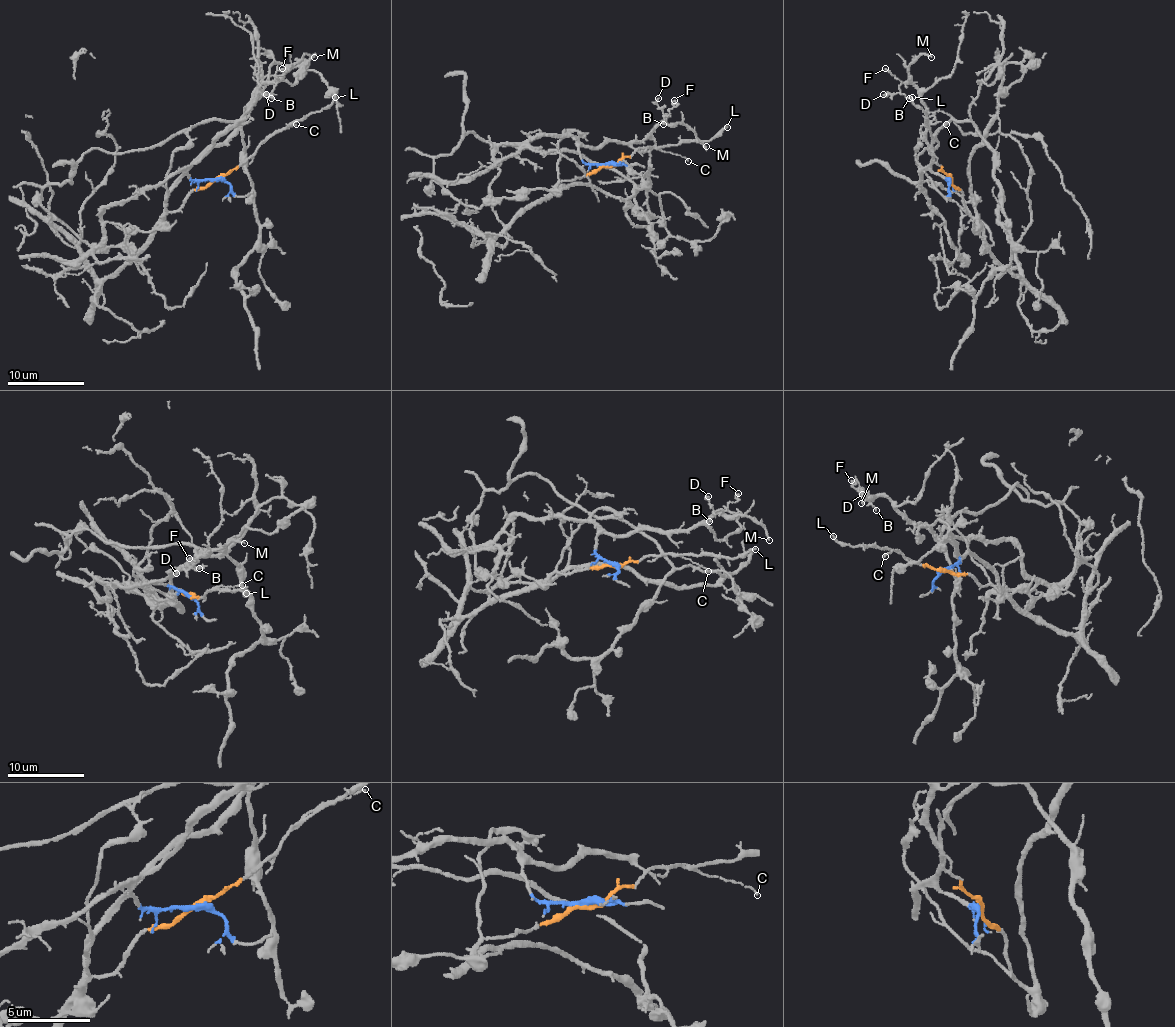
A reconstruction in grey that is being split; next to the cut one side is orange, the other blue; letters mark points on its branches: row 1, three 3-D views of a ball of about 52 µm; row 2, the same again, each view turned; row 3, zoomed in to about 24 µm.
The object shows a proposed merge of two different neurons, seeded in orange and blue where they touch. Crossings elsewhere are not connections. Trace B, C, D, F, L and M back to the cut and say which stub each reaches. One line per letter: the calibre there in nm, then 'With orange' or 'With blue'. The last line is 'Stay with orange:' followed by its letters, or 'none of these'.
B: Thickness 100 nm. With blue
C: Thickness 100 nm. With orange
D: Thickness 200 nm. With blue
F: Thickness 170 nm. With blue
L: Thickness 180 nm. With orange
M: Thickness 170 nm. With blue
Stay with orange: C, L

